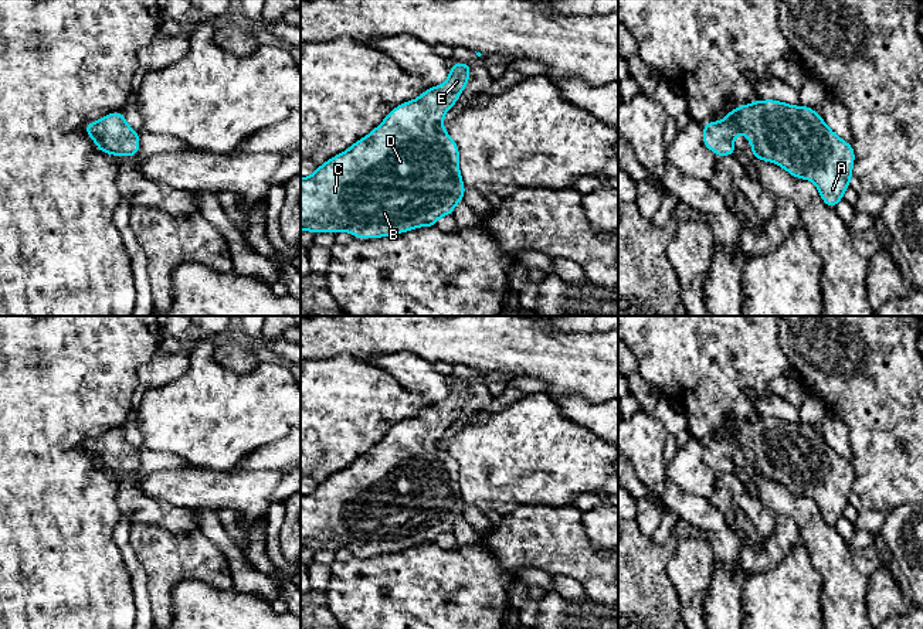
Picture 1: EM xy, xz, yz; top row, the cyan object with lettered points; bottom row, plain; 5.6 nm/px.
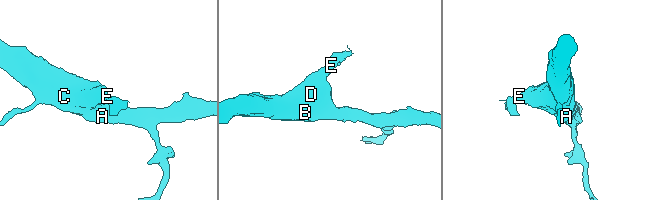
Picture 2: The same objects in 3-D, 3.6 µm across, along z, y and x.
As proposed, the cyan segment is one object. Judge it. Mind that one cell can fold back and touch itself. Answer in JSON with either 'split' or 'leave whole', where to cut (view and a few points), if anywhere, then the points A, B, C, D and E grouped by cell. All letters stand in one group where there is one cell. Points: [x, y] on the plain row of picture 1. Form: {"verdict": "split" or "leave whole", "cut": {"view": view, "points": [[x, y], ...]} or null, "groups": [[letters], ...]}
{"verdict": "leave whole", "cut": null, "groups": [["A", "B", "C", "D", "E"]]}

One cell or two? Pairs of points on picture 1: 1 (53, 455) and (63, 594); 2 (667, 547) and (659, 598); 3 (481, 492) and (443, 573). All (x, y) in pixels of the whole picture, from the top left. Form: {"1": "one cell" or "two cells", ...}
{"1": "one cell", "2": "one cell", "3": "two cells"}

